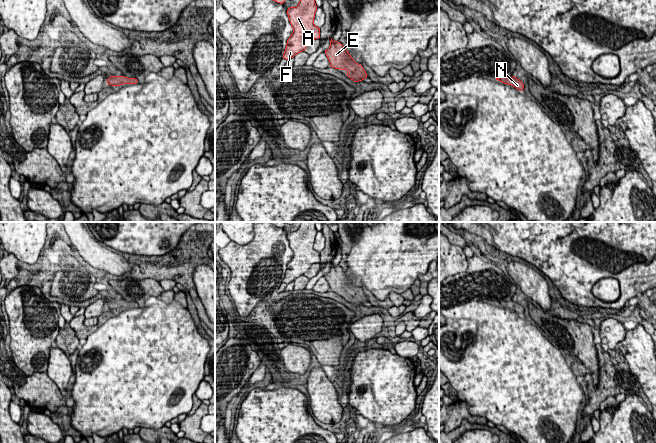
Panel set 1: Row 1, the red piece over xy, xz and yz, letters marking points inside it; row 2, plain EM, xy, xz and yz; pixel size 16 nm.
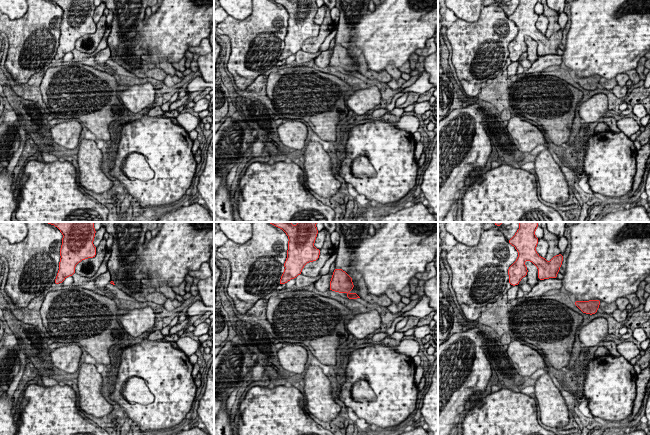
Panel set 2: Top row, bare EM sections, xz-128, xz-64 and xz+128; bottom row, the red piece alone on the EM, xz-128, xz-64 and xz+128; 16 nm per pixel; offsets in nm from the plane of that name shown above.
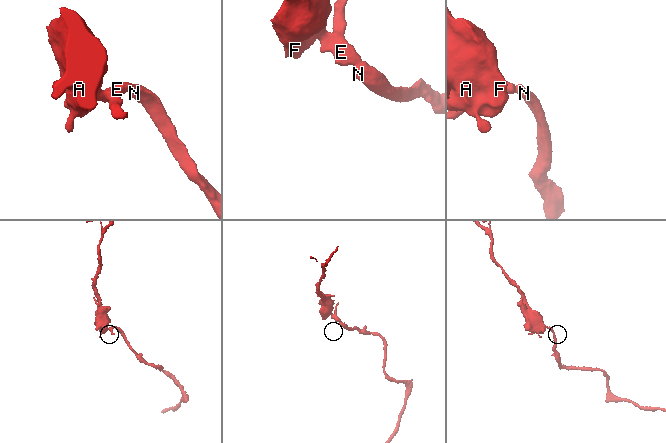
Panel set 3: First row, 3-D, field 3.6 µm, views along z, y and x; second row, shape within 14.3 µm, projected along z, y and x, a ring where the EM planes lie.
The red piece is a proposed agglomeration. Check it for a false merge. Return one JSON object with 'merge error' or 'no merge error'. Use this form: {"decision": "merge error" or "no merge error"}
{"decision": "no merge error"}

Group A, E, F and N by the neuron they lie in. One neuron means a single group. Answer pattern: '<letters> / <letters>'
A E F N

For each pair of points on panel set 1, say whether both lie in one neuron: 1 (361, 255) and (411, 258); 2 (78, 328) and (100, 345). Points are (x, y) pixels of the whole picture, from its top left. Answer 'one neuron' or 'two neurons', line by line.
1: one neuron
2: two neurons

